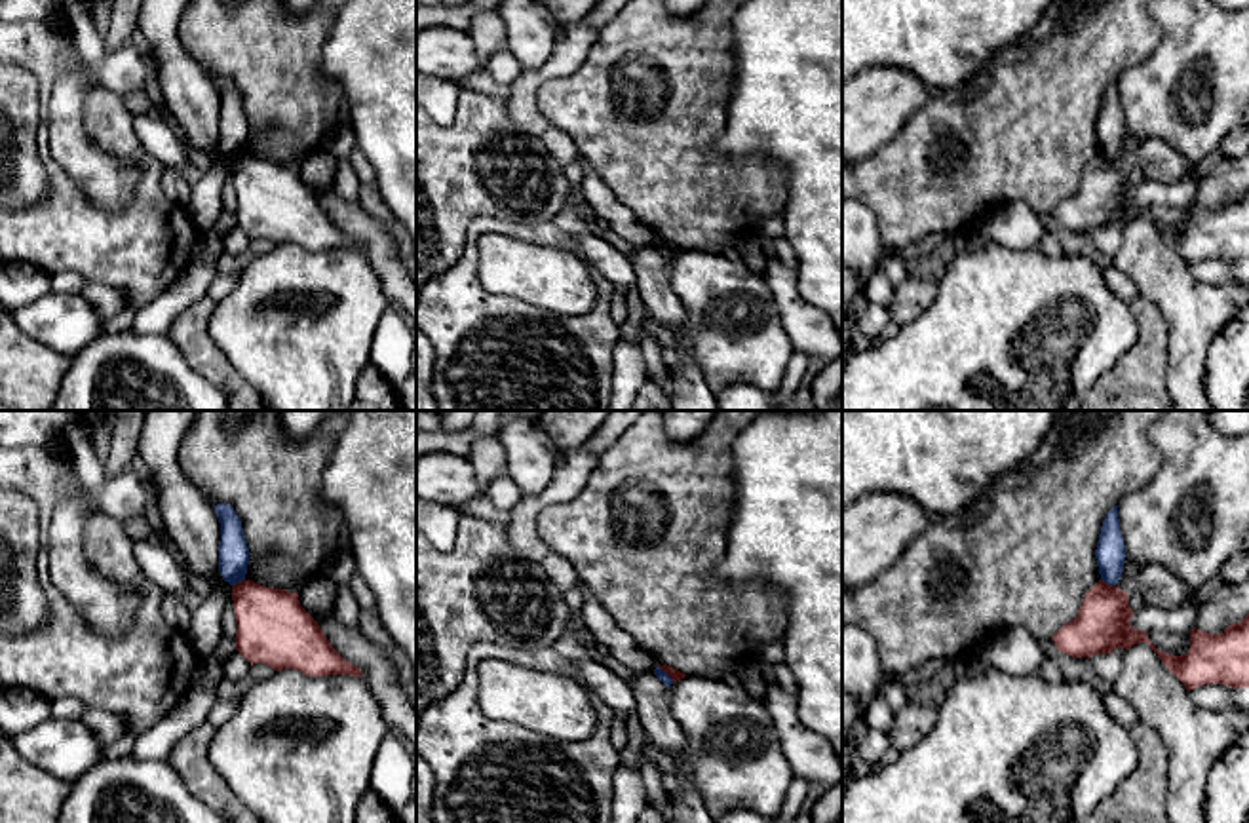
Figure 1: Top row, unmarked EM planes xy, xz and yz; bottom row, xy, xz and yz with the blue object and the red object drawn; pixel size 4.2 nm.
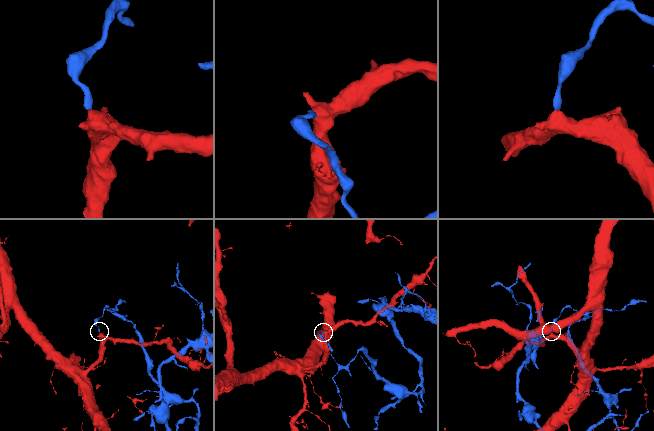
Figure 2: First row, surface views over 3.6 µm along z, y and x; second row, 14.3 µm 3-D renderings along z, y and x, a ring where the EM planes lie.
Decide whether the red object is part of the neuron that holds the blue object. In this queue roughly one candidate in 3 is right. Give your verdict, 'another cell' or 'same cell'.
another cell

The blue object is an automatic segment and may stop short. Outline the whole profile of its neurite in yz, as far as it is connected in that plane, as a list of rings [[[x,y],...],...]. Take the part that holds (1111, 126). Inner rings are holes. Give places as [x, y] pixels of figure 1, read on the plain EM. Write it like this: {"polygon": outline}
{"polygon": [[[1114,80],[1101,101],[1095,133],[1101,154],[1108,160],[1116,160],[1124,146],[1125,120],[1120,105],[1118,82]]]}

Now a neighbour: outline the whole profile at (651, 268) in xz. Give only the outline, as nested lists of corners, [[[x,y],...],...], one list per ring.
[[[654,245],[637,247],[629,260],[635,270],[635,287],[648,316],[681,333],[686,323],[686,310],[669,283],[669,262]]]

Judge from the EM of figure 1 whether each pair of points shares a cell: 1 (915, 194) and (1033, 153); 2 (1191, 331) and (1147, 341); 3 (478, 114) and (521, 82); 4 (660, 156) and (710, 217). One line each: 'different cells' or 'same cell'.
1: same cell
2: different cells
3: different cells
4: same cell

